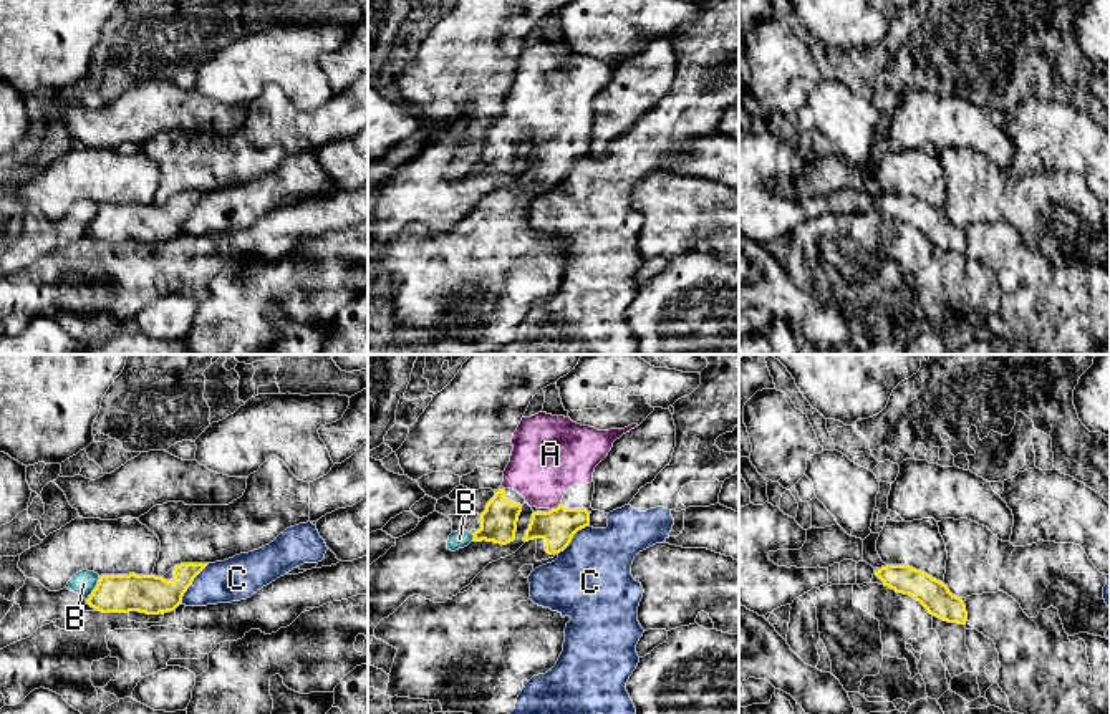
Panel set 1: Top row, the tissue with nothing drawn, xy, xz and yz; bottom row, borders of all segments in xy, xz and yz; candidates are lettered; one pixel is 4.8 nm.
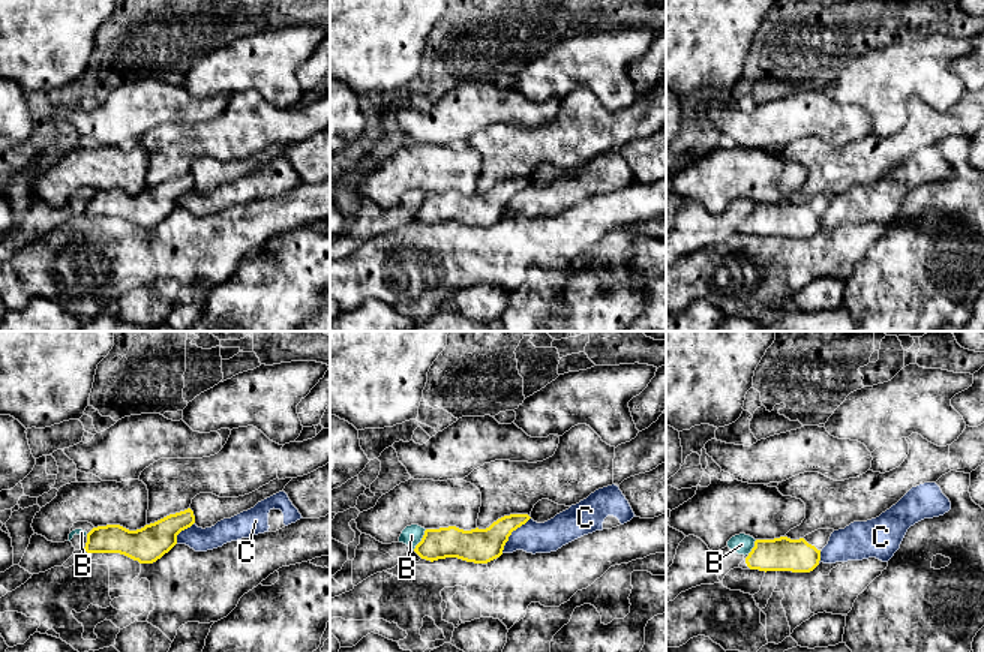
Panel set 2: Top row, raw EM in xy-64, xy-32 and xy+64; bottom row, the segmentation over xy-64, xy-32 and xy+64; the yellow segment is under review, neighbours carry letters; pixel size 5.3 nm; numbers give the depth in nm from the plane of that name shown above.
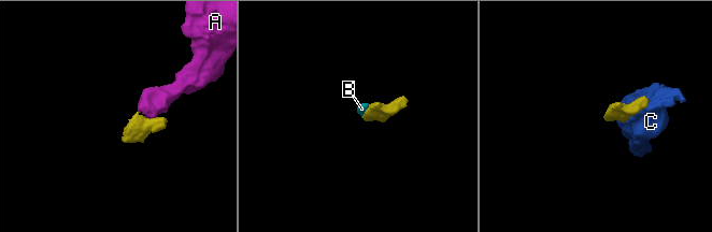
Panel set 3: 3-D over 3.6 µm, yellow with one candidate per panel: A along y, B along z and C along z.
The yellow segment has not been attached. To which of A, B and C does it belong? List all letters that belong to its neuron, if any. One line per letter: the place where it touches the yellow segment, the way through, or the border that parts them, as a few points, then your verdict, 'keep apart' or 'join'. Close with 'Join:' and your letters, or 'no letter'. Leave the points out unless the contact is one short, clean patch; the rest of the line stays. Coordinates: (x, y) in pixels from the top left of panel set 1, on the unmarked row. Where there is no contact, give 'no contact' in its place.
A: meets yellow in xz at (557, 136); join
B: meets yellow in xy at (95, 217); border along xy (100, 206), (86, 229); keep apart
C: meets yellow in xy at (191, 212); border along xy (209, 192), (194, 207), (181, 231); keep apart
Join: A

